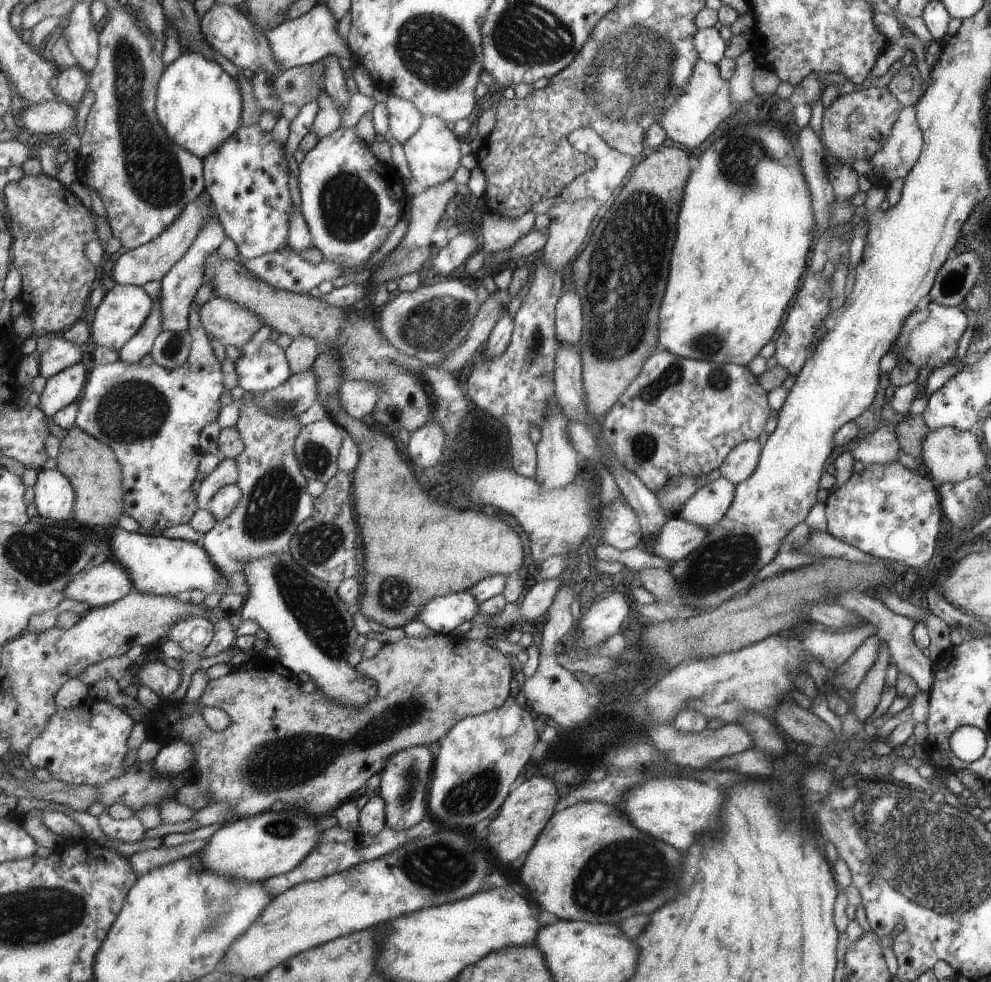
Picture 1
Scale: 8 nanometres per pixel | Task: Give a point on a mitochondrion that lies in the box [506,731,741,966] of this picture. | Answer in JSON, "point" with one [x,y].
{"point":[611,873]}

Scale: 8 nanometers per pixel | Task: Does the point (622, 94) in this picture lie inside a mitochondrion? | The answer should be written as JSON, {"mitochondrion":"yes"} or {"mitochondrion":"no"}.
{"mitochondrion":"yes"}

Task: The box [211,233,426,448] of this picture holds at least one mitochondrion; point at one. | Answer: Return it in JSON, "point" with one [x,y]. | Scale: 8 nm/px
{"point":[283,406]}

